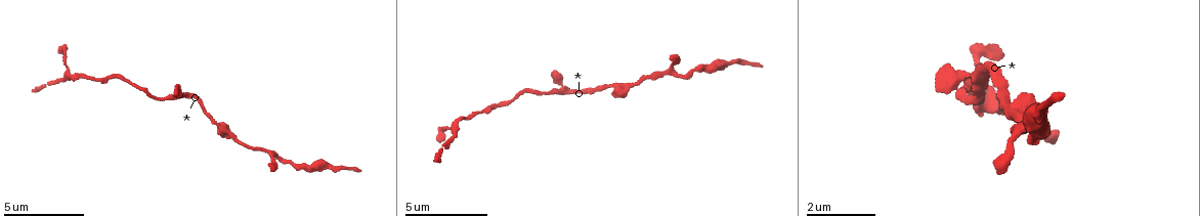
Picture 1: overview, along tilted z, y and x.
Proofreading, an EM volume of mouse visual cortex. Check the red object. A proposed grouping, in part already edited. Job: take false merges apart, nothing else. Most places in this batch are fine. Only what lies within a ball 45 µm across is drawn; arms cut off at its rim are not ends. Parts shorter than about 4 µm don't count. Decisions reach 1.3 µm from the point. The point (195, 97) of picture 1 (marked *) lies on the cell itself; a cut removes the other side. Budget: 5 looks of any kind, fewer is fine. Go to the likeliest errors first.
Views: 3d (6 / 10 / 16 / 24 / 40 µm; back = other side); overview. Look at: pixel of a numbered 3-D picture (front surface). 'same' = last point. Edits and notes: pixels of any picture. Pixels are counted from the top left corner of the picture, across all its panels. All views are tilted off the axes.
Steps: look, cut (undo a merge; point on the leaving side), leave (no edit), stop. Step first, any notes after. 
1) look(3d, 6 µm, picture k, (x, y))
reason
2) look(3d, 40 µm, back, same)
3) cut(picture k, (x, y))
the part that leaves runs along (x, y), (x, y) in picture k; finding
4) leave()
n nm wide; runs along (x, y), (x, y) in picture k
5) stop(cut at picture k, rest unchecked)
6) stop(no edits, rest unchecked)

look(3d, 6 µm, picture 1, (980, 90))

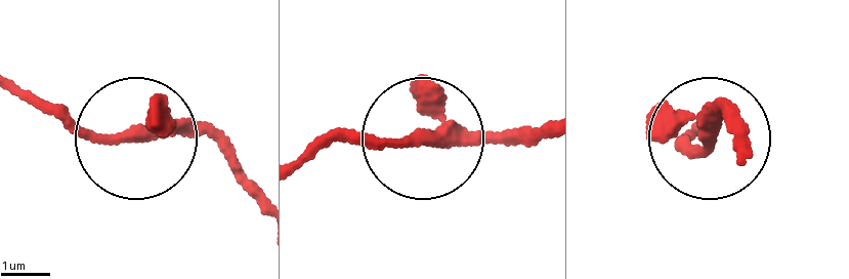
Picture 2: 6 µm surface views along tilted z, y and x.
look(3d, 6 µm, back, picture 2, (709, 136))

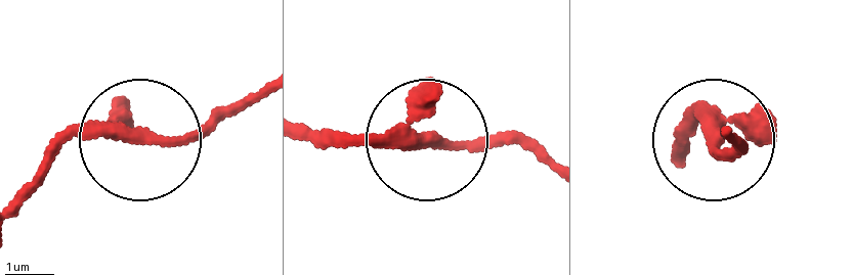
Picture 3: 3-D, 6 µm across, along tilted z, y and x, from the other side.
leave()
220 nm wide; one cell here

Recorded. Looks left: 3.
look(3d, 10 µm, picture 1, (234, 139))
thick turns thin

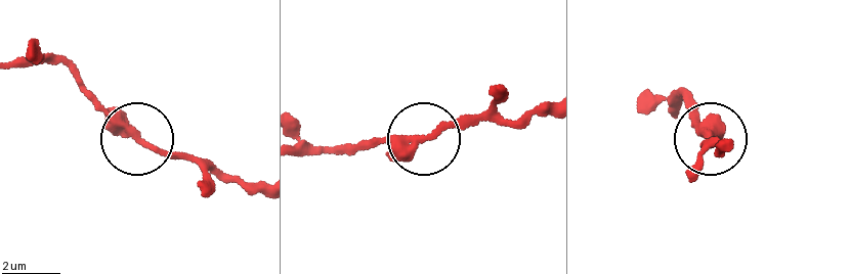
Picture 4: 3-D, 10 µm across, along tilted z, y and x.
leave()
320 nm wide; runs along (331, 152), (429, 140), (503, 102) in picture 4; all the same cell

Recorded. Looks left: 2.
look(3d, 6 µm, picture 1, (465, 117))
sudden change in width

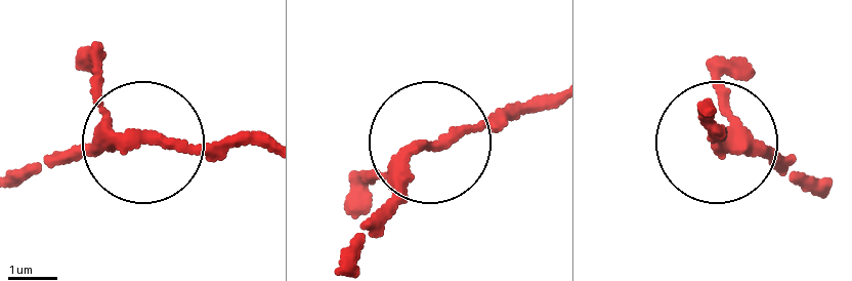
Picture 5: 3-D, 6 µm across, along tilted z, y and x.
leave()
runs along (710, 116), (700, 126), (712, 139), (803, 176) in picture 5; one cell here

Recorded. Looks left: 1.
stop(no edits, rest unchecked)

